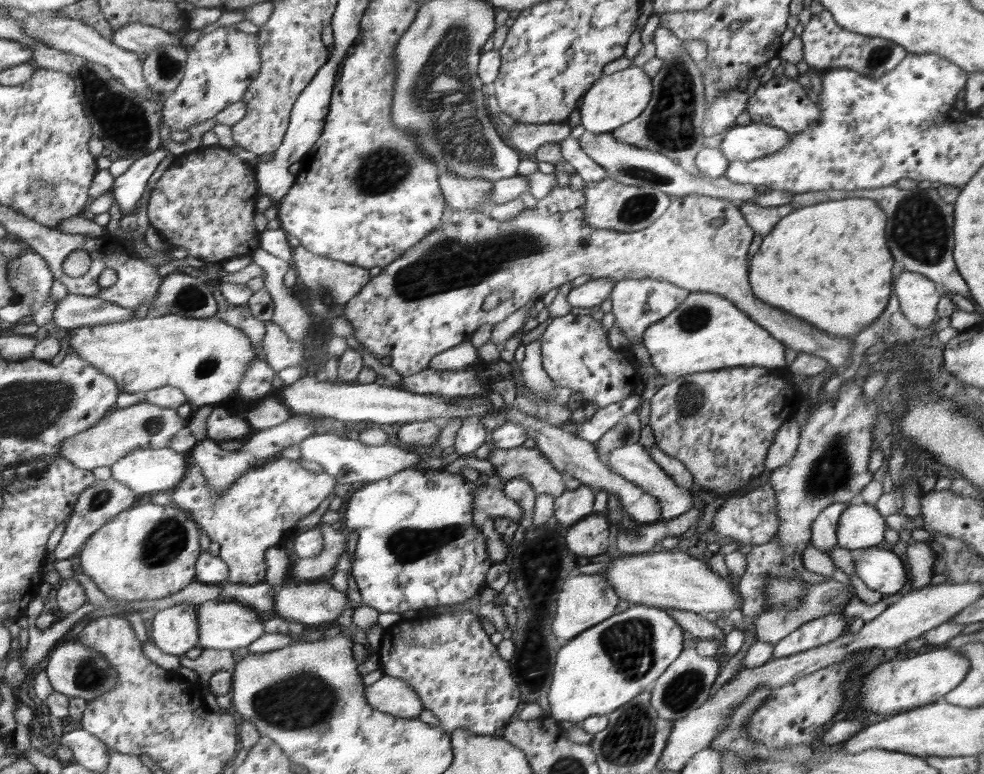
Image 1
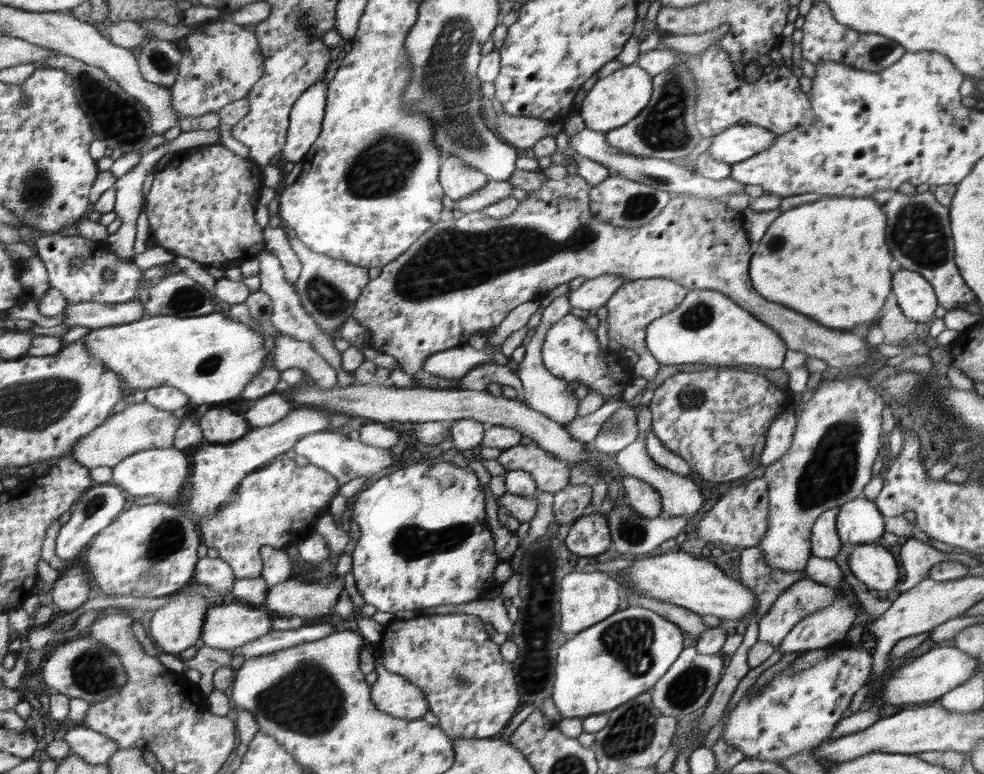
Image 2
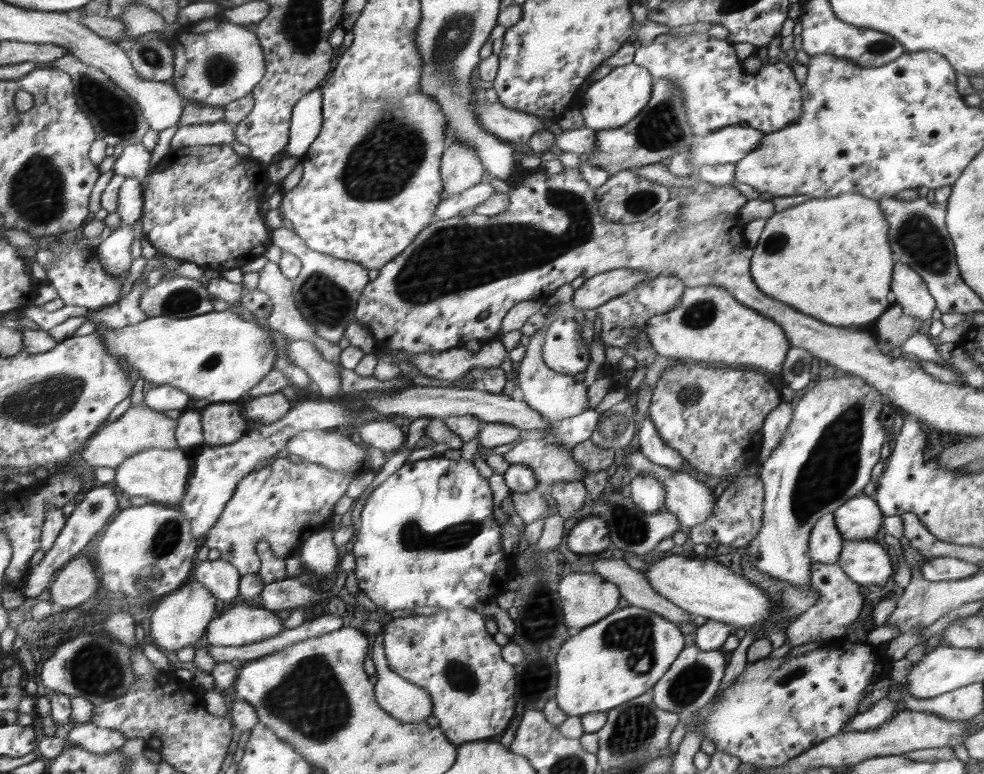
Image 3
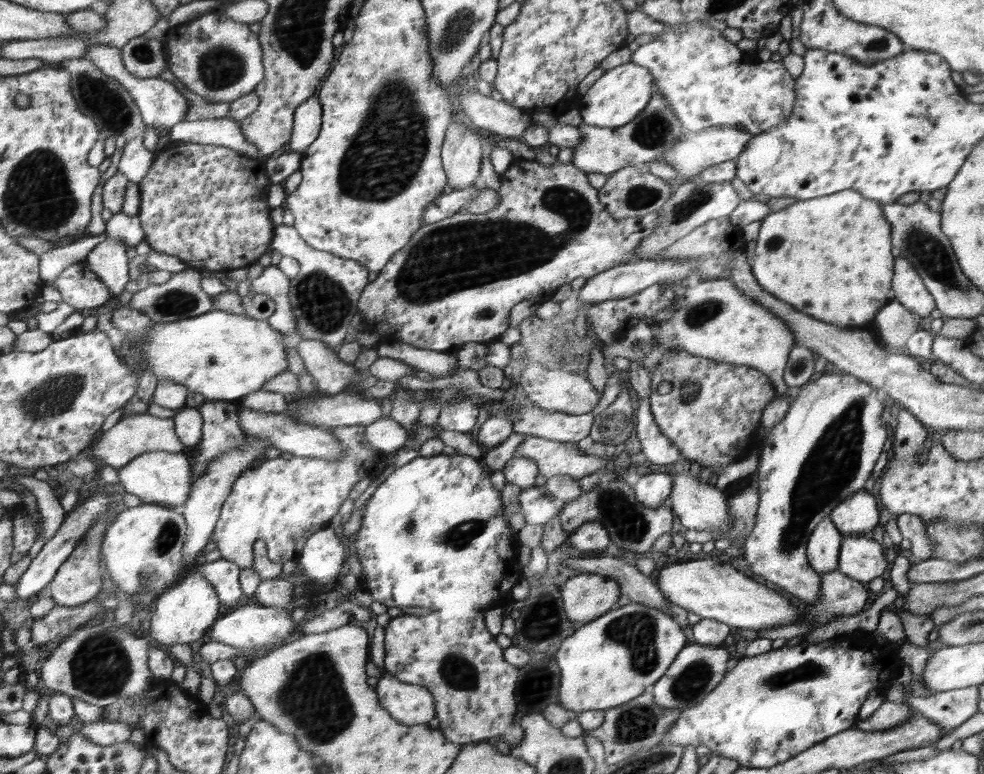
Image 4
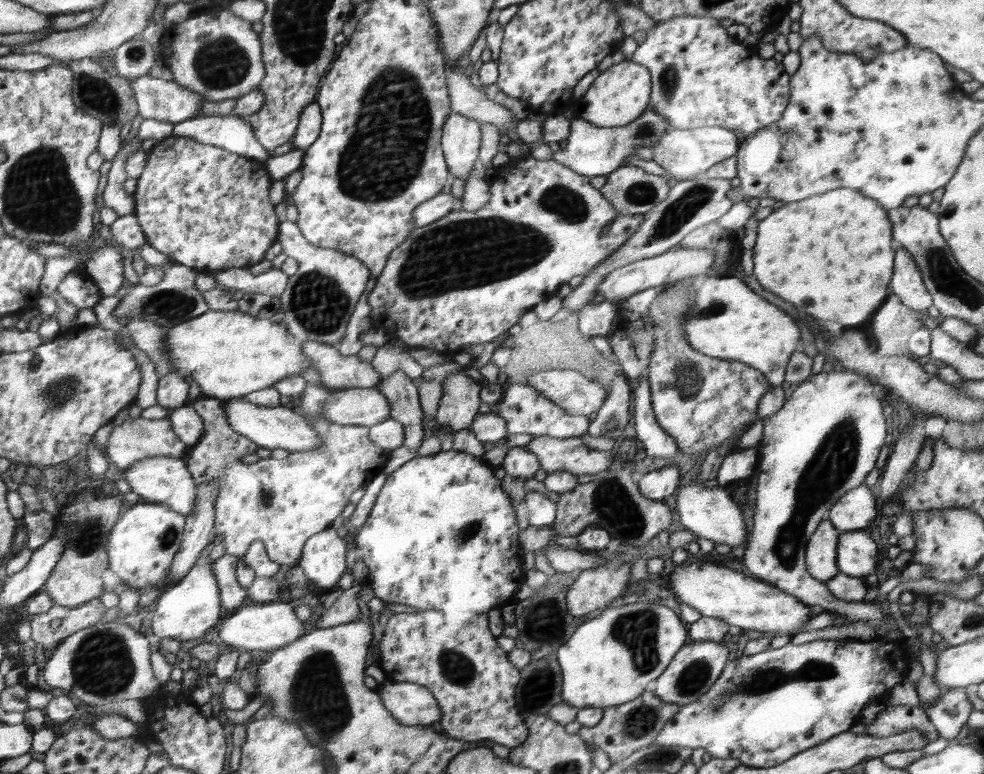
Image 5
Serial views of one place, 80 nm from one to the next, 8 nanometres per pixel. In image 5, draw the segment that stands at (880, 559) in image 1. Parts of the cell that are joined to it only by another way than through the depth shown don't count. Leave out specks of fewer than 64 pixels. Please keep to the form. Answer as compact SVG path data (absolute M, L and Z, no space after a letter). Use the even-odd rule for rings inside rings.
M847 530L839 533L839 572L865 579L878 566L878 546L868 530Z

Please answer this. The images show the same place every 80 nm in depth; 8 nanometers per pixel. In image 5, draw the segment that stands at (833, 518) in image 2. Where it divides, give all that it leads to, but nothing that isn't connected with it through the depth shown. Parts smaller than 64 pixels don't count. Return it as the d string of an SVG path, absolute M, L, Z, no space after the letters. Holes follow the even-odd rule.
M824 518L822 524L814 532L814 536L808 541L806 550L807 570L814 578L822 582L830 581L839 572L838 542L839 531Z

